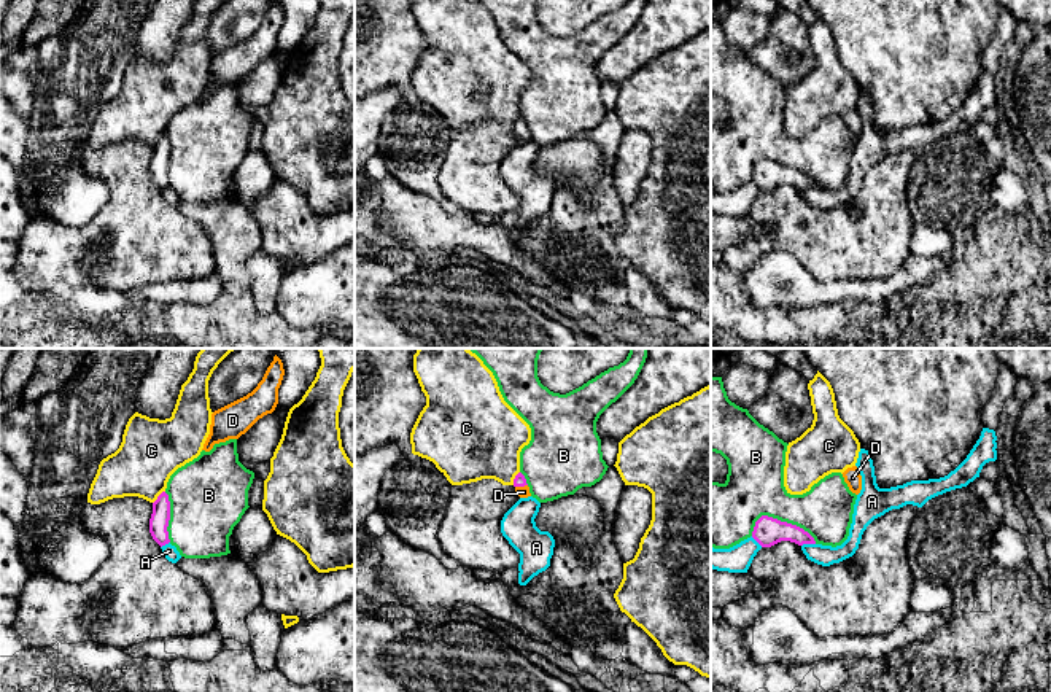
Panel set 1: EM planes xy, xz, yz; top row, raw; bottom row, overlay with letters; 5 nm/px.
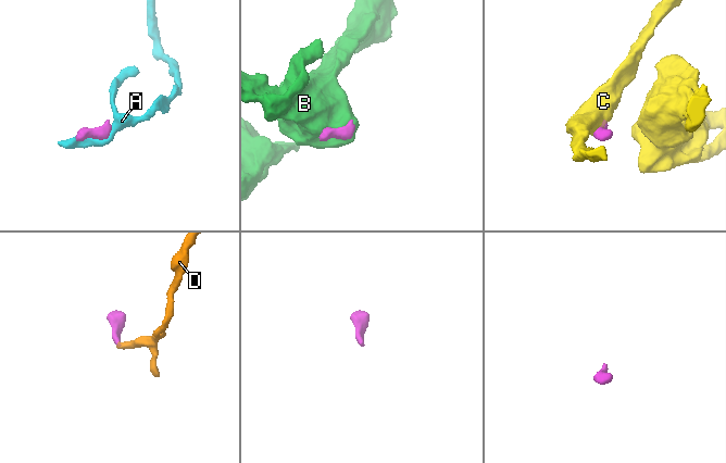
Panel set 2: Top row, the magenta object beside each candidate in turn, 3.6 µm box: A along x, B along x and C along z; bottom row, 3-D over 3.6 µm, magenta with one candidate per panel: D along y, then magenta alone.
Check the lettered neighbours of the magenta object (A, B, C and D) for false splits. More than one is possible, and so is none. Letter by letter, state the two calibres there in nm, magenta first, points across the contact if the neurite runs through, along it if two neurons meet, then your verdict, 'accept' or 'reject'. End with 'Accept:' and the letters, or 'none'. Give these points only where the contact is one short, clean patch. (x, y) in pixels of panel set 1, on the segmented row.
A: 140 nm thick on the magenta side, 110 nm on the other; reject
B: 140 nm thick on the magenta side, 300 nm on the other; reject
C: 100 nm thick on the magenta side, 320 nm on the other; border along xy (164, 490), (153, 503); reject
D: 60 nm thick on the magenta side, 60 nm on the other; runs through xz (519, 481), (520, 485), (523, 492); accept
Accept: D

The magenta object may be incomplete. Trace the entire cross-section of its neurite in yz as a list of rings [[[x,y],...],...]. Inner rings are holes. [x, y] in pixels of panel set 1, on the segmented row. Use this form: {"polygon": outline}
{"polygon": [[[762,515],[754,527],[752,538],[762,547],[771,547],[781,541],[790,541],[798,546],[816,544],[814,538],[803,528],[781,522],[778,519]]]}

